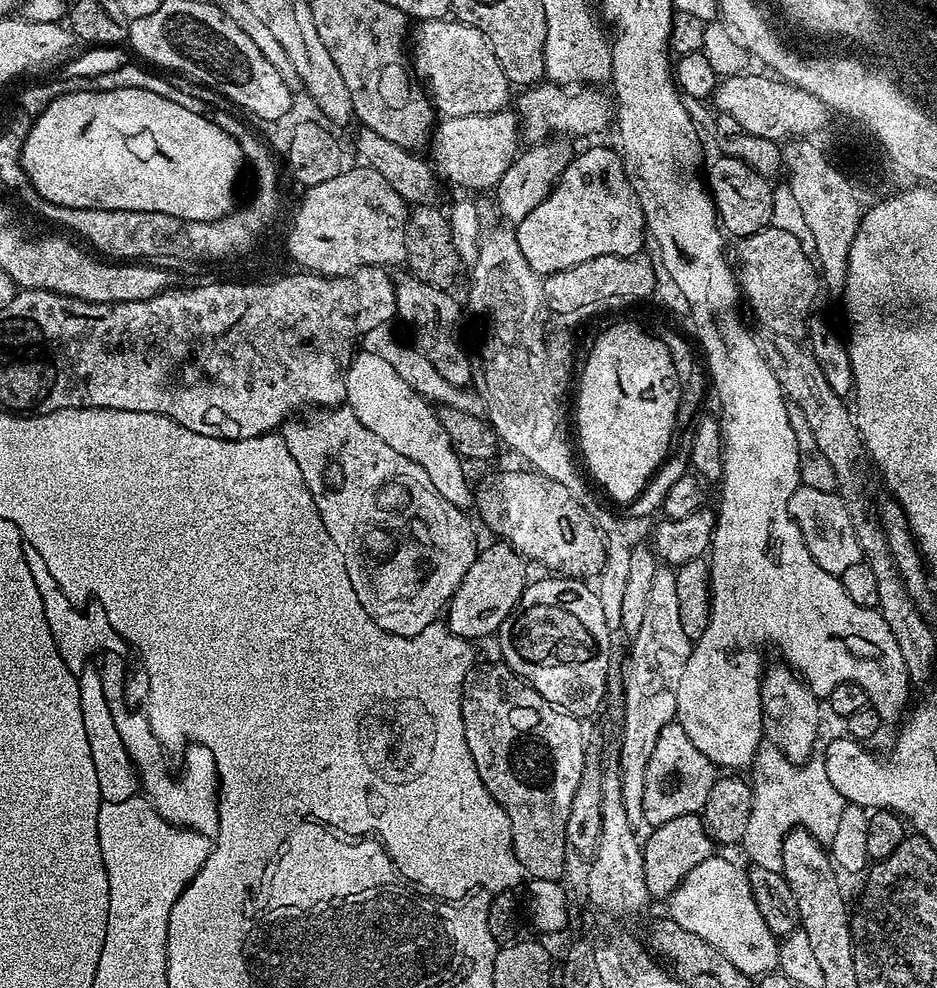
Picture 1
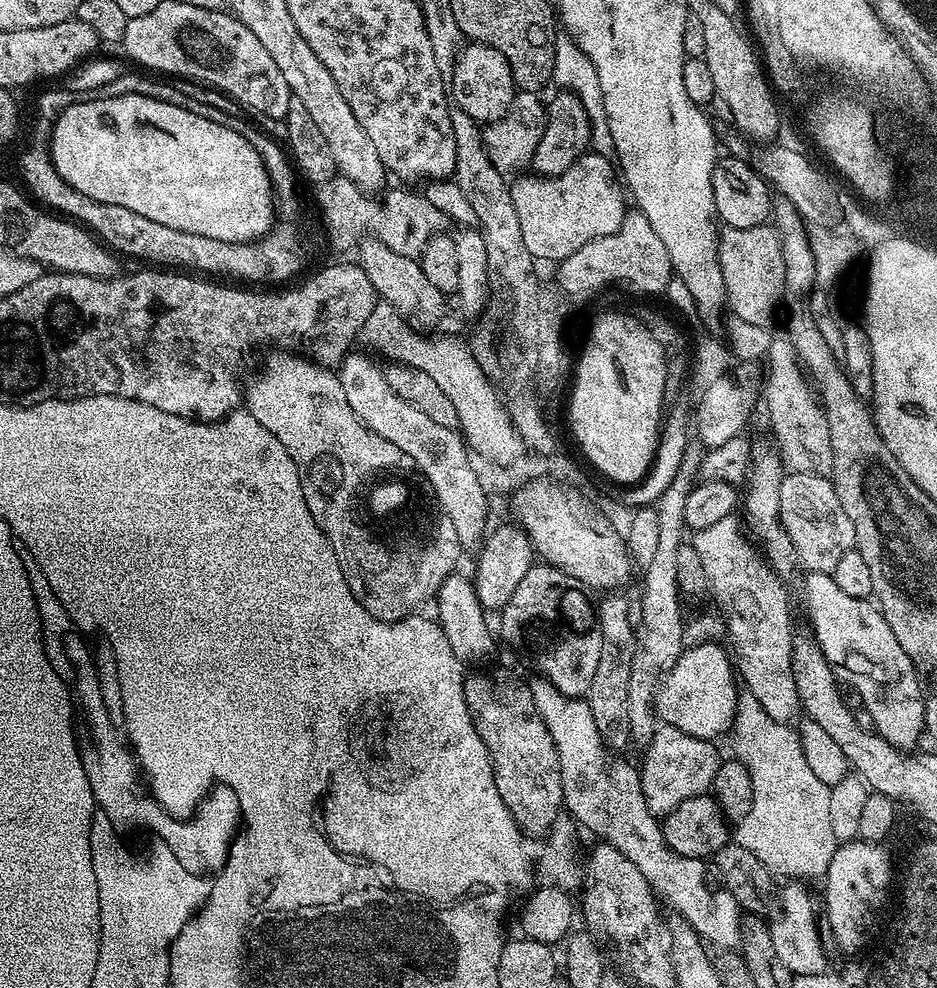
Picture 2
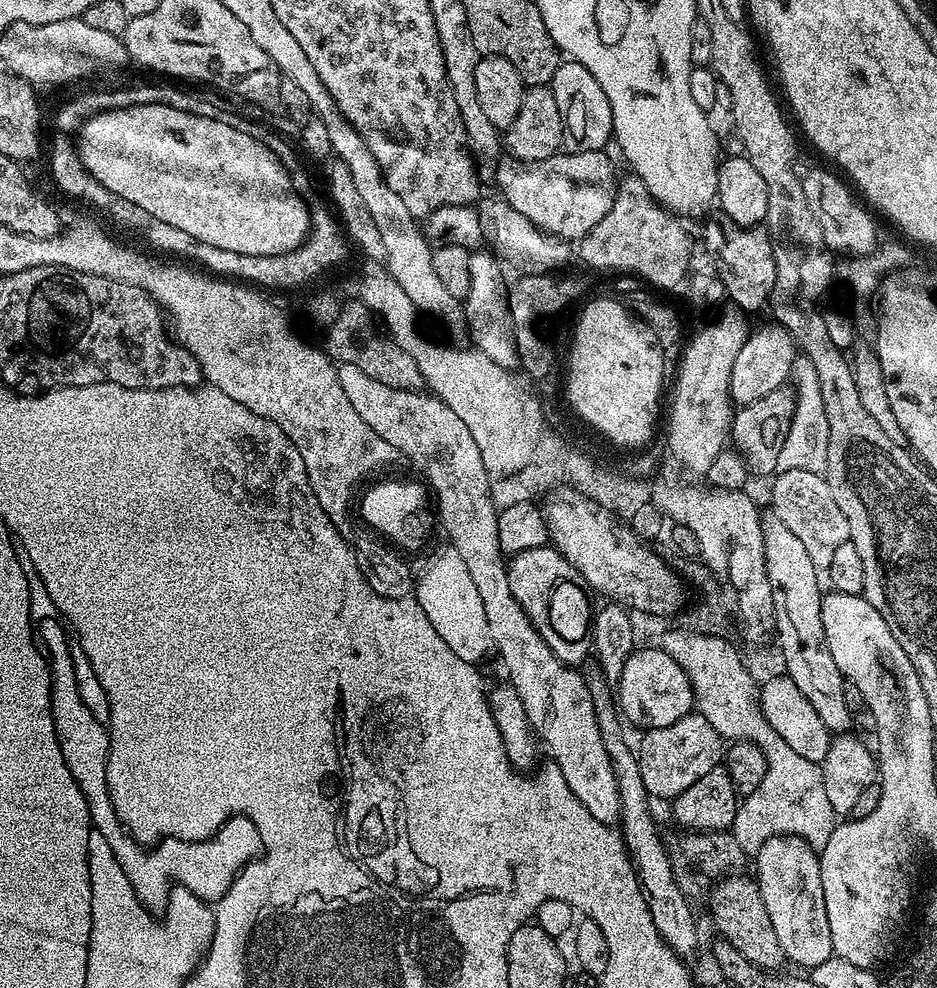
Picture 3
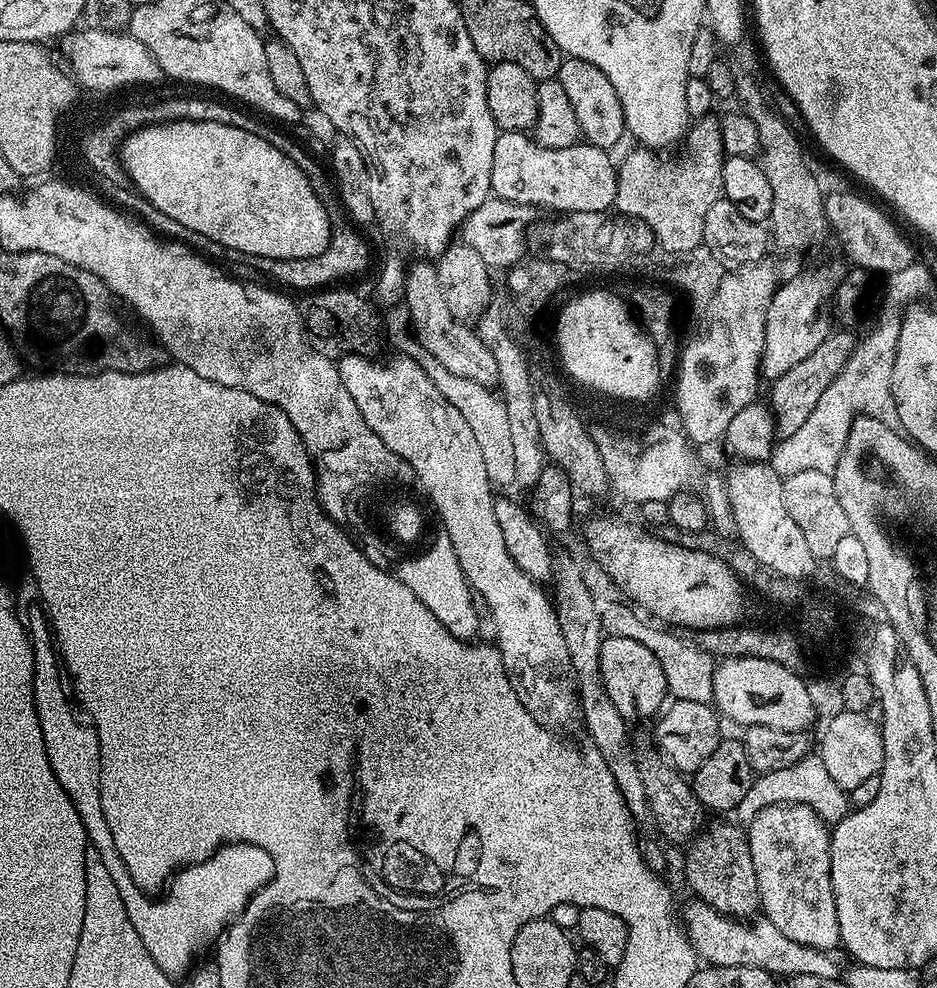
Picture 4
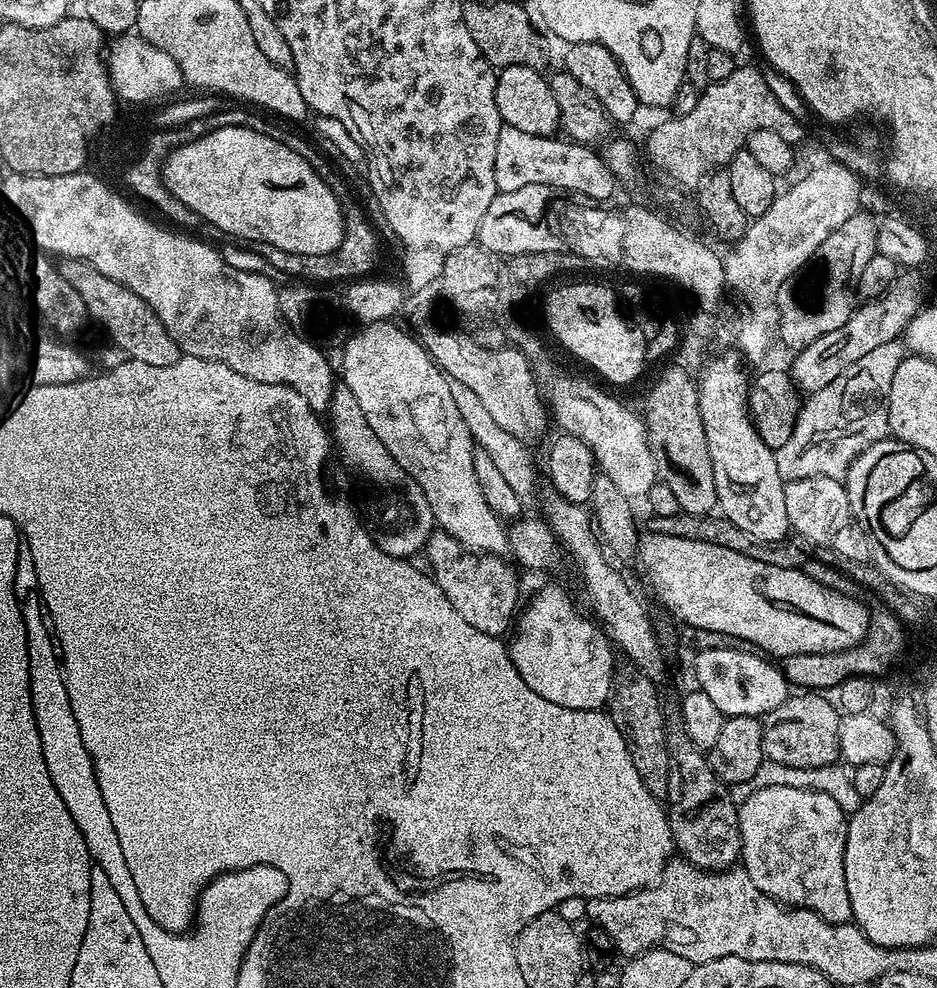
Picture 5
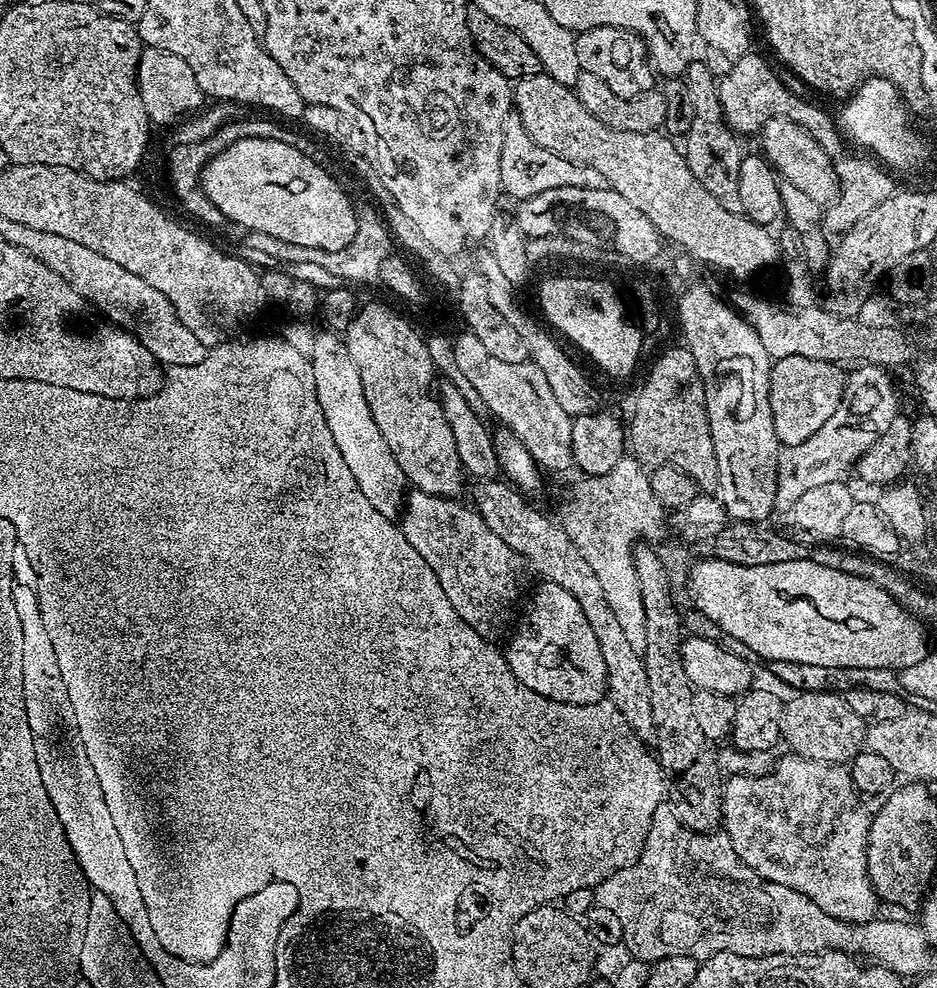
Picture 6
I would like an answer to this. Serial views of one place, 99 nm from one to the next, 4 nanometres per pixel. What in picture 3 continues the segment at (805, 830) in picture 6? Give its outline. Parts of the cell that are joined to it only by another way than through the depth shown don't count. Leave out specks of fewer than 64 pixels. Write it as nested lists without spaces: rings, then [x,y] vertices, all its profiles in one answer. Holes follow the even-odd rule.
[[[776,836],[766,841],[760,852],[754,856],[754,861],[756,861],[754,879],[762,890],[762,902],[766,902],[766,911],[770,914],[770,923],[774,926],[774,934],[778,934],[778,946],[782,946],[785,957],[787,957],[791,963],[793,960],[794,963],[801,964],[801,966],[805,968],[804,970],[814,969],[822,962],[826,962],[826,958],[830,958],[834,953],[832,951],[832,943],[830,942],[830,918],[826,918],[826,898],[822,890],[822,870],[820,869],[820,858],[817,849],[809,845],[807,841],[803,840],[800,836]]]

